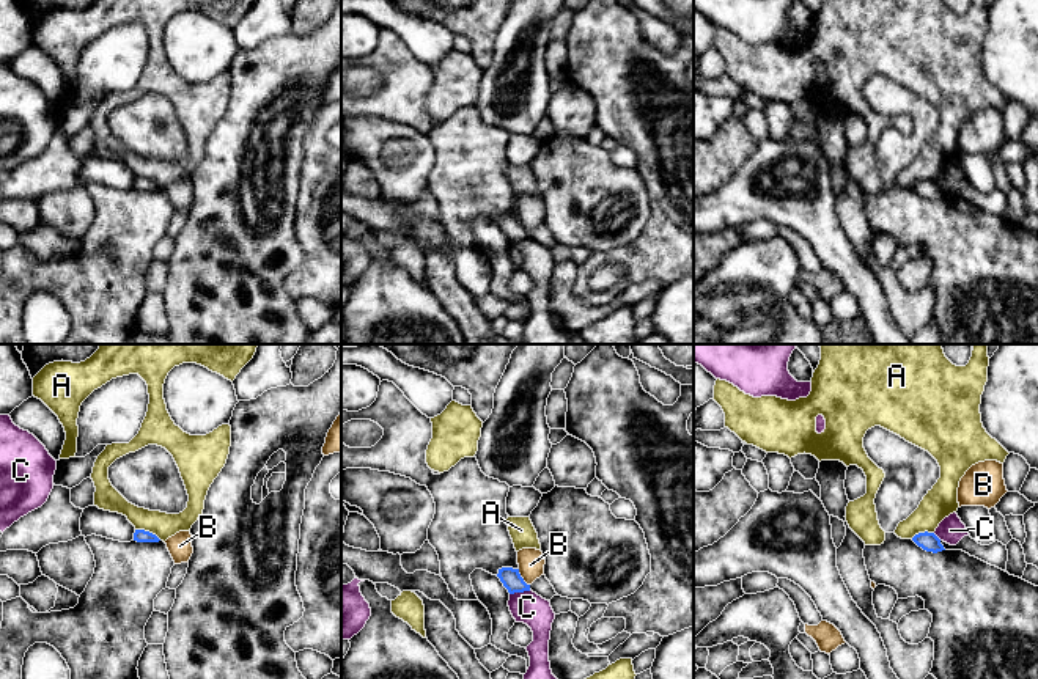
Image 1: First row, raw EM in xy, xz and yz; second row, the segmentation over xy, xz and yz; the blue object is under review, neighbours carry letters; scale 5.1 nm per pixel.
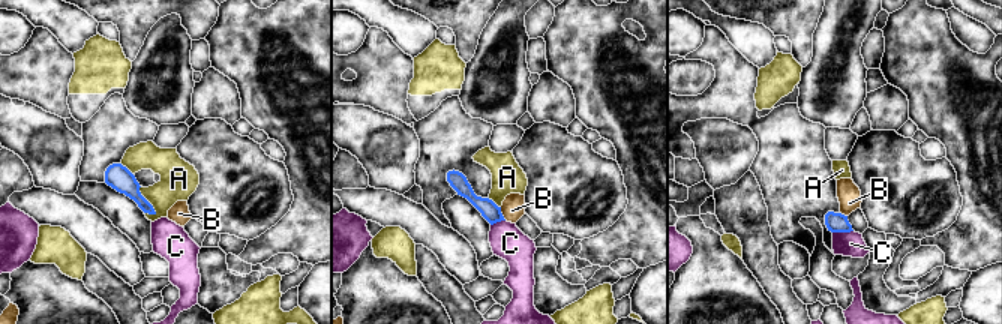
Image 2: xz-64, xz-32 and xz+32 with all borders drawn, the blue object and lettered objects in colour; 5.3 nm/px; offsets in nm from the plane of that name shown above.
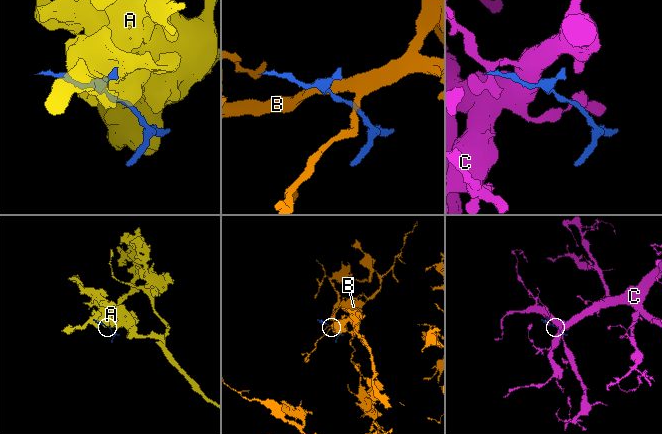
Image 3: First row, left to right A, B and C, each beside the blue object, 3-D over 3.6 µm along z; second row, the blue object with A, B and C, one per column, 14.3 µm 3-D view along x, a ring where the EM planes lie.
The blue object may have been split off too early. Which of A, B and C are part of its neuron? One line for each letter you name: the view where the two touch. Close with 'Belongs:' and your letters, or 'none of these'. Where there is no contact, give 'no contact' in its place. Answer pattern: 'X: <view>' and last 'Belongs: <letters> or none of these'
Belongs: none of these

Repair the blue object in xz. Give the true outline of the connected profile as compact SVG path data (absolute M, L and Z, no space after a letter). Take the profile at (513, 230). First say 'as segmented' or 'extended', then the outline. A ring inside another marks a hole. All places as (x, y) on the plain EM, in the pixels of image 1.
as segmented; M502 215L499 217L497 225L500 226L500 229L510 242L530 239L530 233L524 229L524 226L519 222L519 217Z

